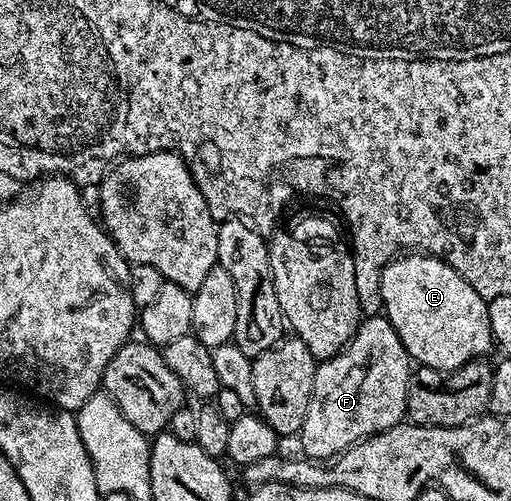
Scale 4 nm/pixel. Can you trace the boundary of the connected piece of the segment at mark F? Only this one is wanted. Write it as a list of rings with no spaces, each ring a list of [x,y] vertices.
[[[370,315],[358,326],[356,335],[335,357],[317,362],[312,399],[308,403],[308,415],[304,415],[304,427],[300,434],[302,449],[310,459],[333,459],[339,453],[365,441],[375,433],[382,433],[399,424],[407,416],[406,396],[412,372],[410,356],[406,354],[400,335],[385,315]]]

